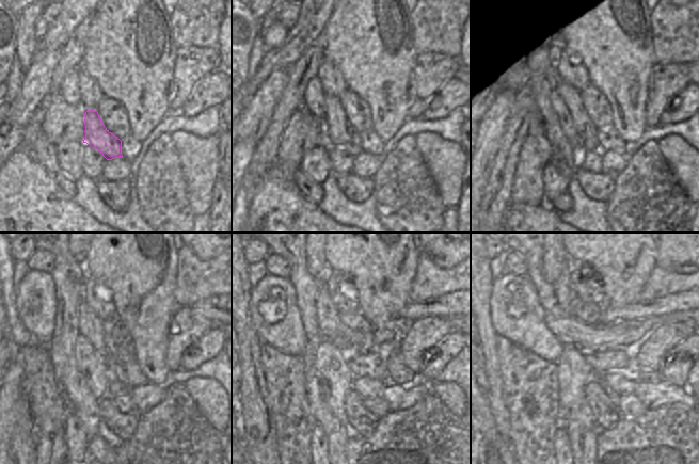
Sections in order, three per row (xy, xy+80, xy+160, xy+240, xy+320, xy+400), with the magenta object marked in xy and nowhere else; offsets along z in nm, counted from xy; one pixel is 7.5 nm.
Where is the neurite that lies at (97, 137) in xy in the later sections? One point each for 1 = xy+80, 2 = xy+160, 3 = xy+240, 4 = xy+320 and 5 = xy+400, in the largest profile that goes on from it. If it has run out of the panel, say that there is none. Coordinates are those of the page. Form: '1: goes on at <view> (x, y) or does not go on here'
1: goes on at xy+80 (338, 132)
2: goes on at xy+160 (586, 133)
3: goes on at xy+240 (90, 325)
4: goes on at xy+320 (328, 317)
5: goes on at xy+400 (567, 300)

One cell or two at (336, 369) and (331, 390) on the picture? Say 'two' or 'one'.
one

